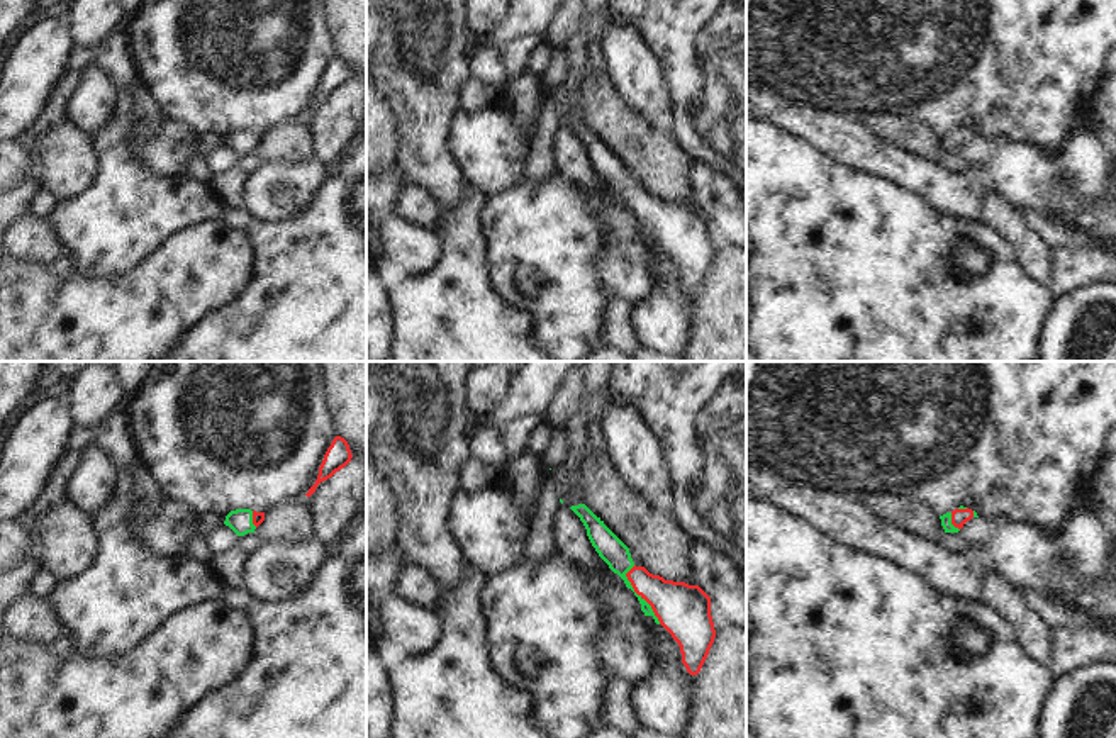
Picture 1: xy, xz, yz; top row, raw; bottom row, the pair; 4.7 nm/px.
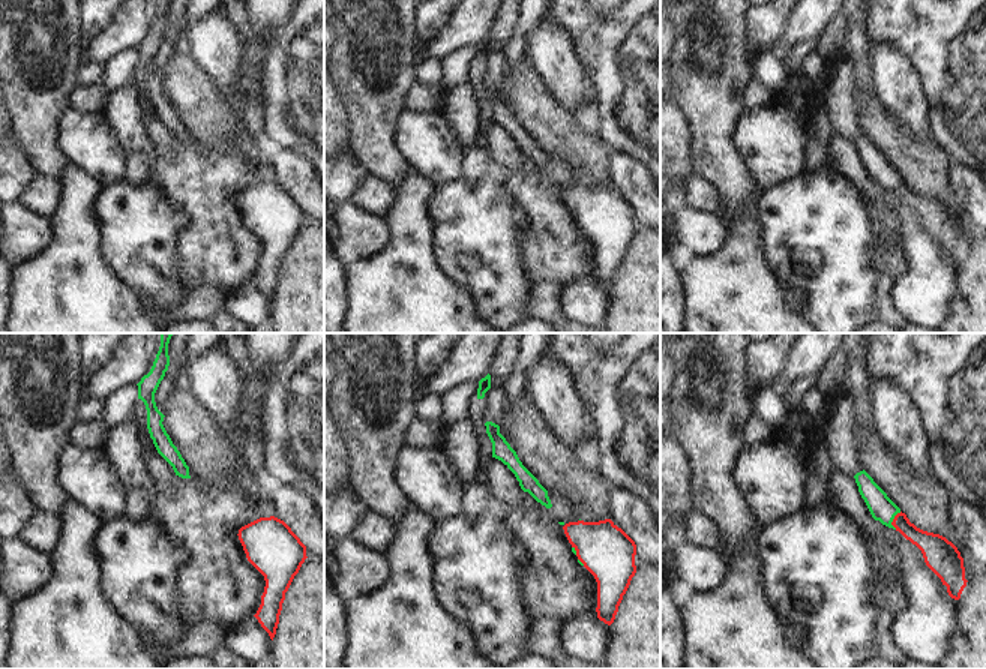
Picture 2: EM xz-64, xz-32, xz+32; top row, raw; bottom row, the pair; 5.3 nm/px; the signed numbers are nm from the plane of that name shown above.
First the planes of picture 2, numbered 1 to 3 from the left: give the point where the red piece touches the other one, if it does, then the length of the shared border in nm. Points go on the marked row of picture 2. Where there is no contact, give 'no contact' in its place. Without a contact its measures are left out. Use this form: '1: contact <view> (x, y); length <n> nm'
1: no contact
2: contact xz-32 (575, 551); length 50 nm
3: contact xz+32 (893, 518); length 100 nm

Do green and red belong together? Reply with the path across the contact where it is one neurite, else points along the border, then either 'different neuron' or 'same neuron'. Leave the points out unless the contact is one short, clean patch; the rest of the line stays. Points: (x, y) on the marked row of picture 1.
way xz (611, 548), (626, 569), (636, 594), (655, 594), (684, 611); same neuron

